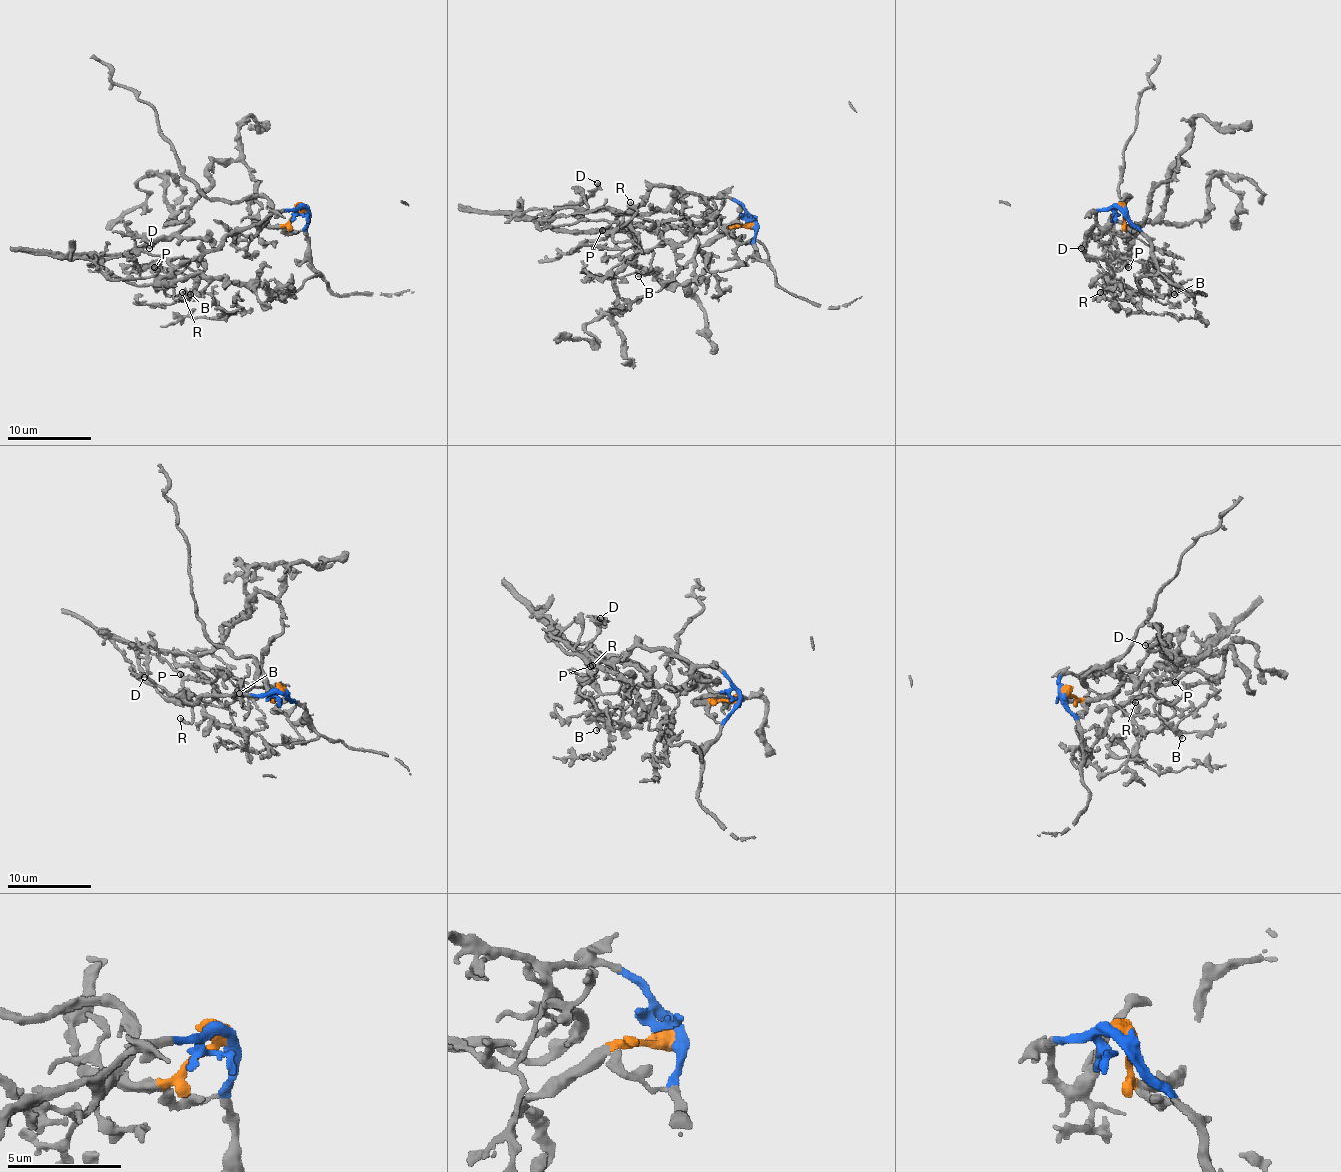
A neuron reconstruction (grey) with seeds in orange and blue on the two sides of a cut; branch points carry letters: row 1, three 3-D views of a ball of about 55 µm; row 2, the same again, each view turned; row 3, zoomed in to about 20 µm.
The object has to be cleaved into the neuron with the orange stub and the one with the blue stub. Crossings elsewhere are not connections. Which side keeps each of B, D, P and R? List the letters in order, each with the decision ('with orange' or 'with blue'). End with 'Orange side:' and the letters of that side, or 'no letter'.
B: with blue
D: with blue
P: with blue
R: with blue
Orange side: no letter

